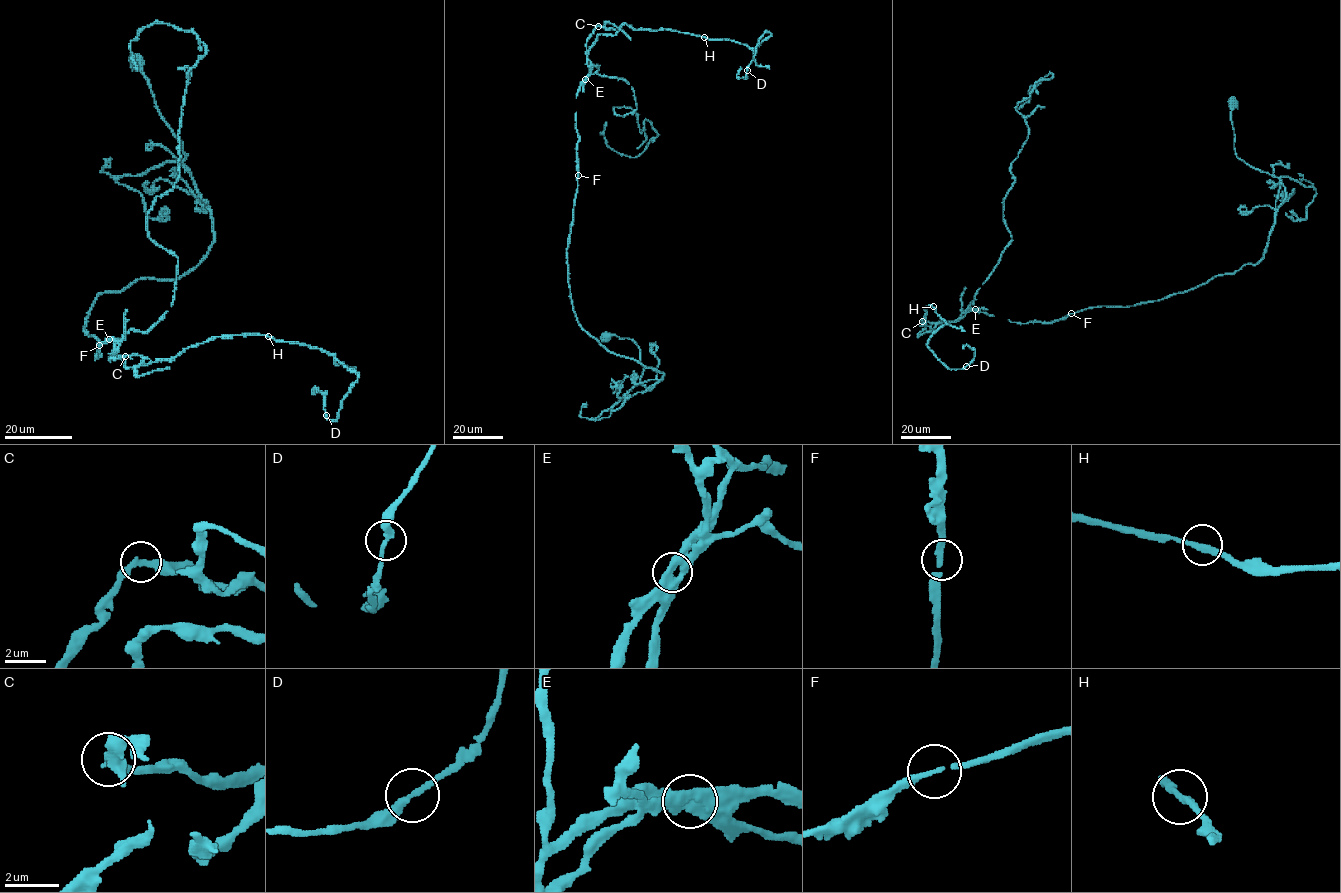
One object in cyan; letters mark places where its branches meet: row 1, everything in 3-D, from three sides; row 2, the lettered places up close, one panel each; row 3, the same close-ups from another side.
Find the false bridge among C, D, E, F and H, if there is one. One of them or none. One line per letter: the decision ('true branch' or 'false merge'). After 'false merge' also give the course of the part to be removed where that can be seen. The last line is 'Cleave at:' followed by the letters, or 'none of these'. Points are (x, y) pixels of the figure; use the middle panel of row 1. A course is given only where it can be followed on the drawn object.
C: true branch
D: true branch
E: false merge; course (585, 79), (592, 67), (587, 58), (586, 40), (597, 26), (608, 29), (605, 22), (609, 21), (631, 40)
F: true branch
H: true branch
Cleave at: E

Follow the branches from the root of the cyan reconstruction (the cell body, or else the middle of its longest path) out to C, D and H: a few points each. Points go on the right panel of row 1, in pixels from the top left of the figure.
C: (1233, 105), (1237, 156), (1286, 191), (1256, 264), (1157, 300), (1052, 322), (972, 309), (944, 325), (922, 321)
D: (1233, 105), (1237, 156), (1286, 191), (1256, 264), (1048, 322), (930, 330), (925, 307), (928, 348), (966, 366)
H: (1233, 105), (1237, 156), (1286, 191), (1256, 264), (1048, 322), (972, 309), (930, 330), (920, 324), (932, 307)

